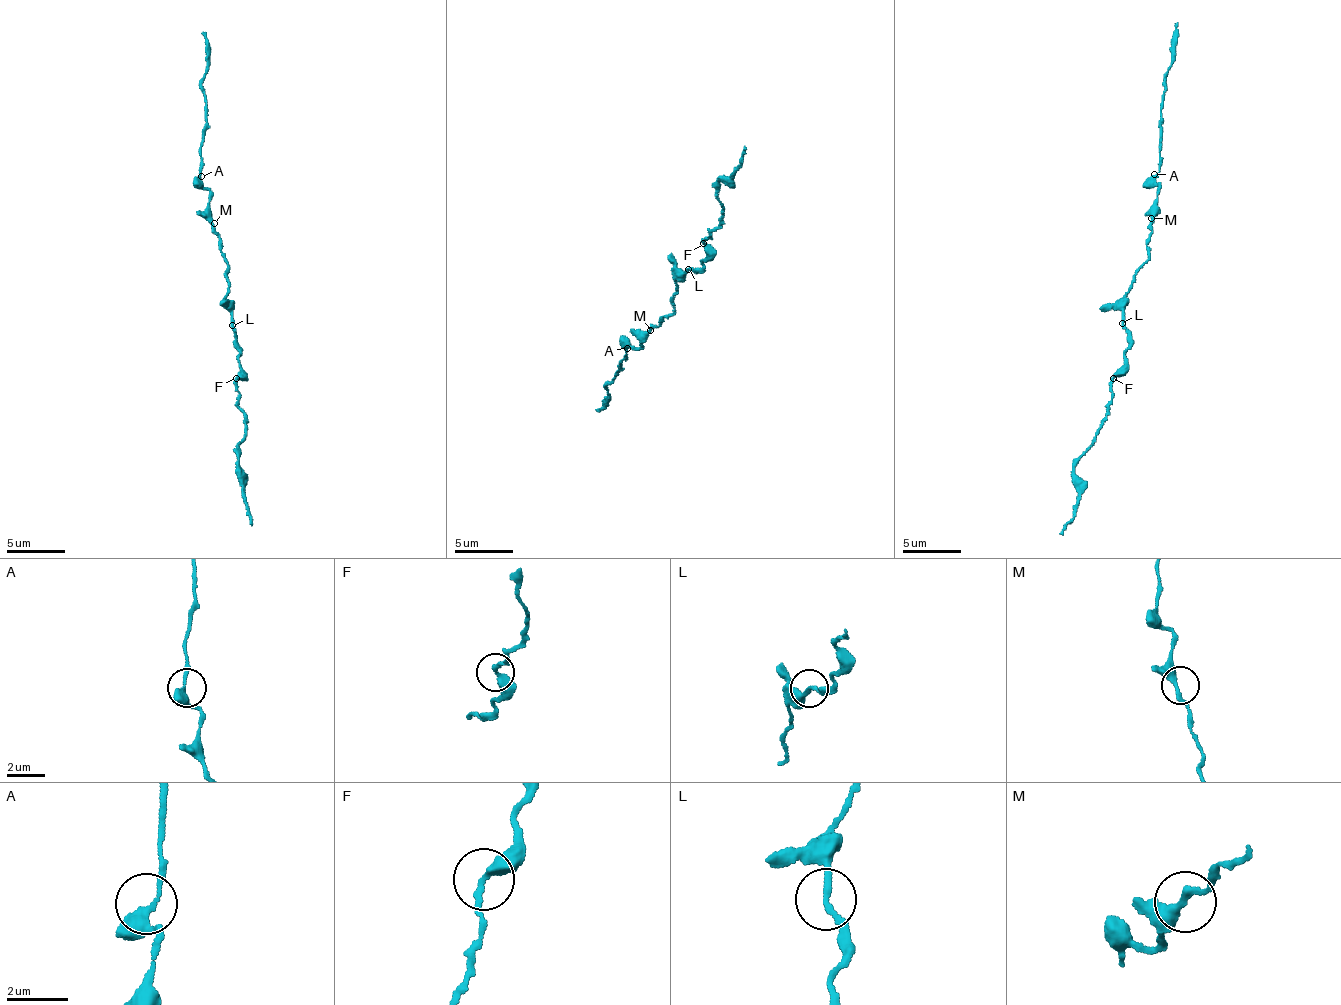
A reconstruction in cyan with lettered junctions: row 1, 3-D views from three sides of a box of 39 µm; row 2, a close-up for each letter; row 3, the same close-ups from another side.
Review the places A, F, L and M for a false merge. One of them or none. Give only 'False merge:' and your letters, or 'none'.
False merge: none

